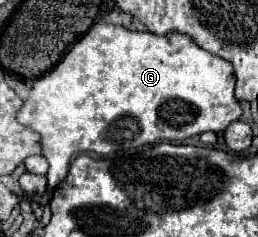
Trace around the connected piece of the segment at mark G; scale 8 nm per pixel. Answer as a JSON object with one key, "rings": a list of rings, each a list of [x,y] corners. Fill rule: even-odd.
{"rings":[[[98,21],[72,45],[54,69],[32,81],[30,95],[18,109],[16,119],[40,135],[42,153],[50,163],[46,173],[48,187],[54,189],[66,177],[74,153],[92,151],[110,155],[118,149],[158,143],[164,139],[184,141],[204,131],[222,133],[242,115],[240,103],[234,97],[234,83],[236,77],[232,75],[232,65],[196,47],[186,35],[152,35],[148,31],[130,31],[120,25]]]}

